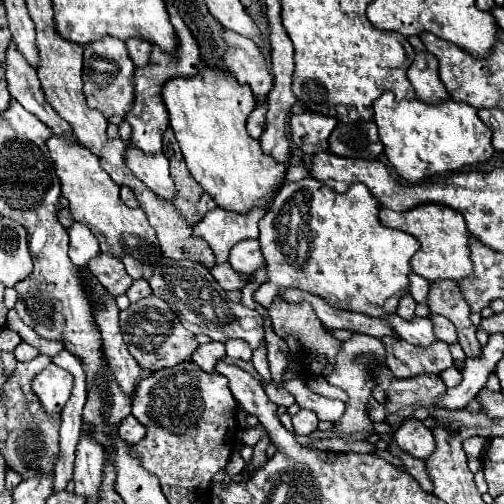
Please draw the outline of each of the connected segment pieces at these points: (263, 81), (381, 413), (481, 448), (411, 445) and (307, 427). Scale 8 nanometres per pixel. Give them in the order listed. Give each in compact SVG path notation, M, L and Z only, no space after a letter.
M225 30L225 42L227 42L227 54L225 54L225 66L239 84L247 84L255 96L267 96L273 88L273 76L269 74L269 68L265 68L265 58L253 40Z
M371 398L371 400L367 402L367 414L369 414L369 418L375 420L375 422L383 422L383 418L387 416L385 408L383 408L375 398Z
M475 436L475 438L467 438L463 442L463 450L469 458L483 458L485 456L485 450L489 448L489 440L481 440L481 436Z
M407 420L395 432L395 442L403 452L419 460L427 460L435 452L433 432L427 426L423 426L423 422L419 420Z
M299 410L295 416L293 416L293 426L295 426L295 434L299 436L307 436L311 434L313 430L317 430L317 416L309 410Z

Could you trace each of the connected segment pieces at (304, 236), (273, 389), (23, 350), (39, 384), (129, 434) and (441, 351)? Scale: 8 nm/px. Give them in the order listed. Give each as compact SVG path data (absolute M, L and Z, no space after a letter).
M313 176L287 182L273 200L273 206L259 222L259 242L261 252L267 260L267 280L254 293L255 302L269 306L275 294L281 288L297 288L309 294L321 296L329 306L339 310L359 312L373 318L387 318L395 314L397 300L409 292L409 274L411 274L411 256L419 250L419 244L413 236L383 226L377 220L379 204L365 188L365 184L353 184L345 194L329 192L325 184L319 184Z
M269 382L269 384L263 384L263 388L265 388L269 400L273 400L273 404L277 404L277 406L285 406L285 408L293 404L293 396L283 388L283 382L281 382L279 386L275 386L273 382Z
M21 342L21 344L15 348L15 358L17 358L17 360L33 360L37 354L39 354L39 352L37 352L33 346L29 346L27 342Z
M49 364L33 380L33 390L39 396L45 412L49 414L61 414L65 402L71 396L71 388L73 388L73 376L69 376L69 372L65 372L55 364Z
M127 416L121 424L119 424L119 436L129 442L129 444L137 444L143 436L145 436L145 426L137 422L135 416Z
M383 338L383 346L387 350L385 364L397 378L411 378L417 374L441 374L443 370L453 366L453 358L449 346L441 340L431 344L429 348L411 346L405 340Z

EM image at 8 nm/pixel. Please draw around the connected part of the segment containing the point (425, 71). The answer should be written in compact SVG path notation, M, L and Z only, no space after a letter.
M419 52L407 72L411 84L415 86L417 98L421 102L445 102L449 100L449 92L445 90L445 86L439 80L437 74L437 58L429 52Z

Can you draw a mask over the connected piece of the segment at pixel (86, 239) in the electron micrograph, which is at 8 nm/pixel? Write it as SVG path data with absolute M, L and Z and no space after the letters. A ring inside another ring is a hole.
M73 222L67 228L69 234L69 258L75 266L85 266L93 256L99 254L97 238L79 222Z

